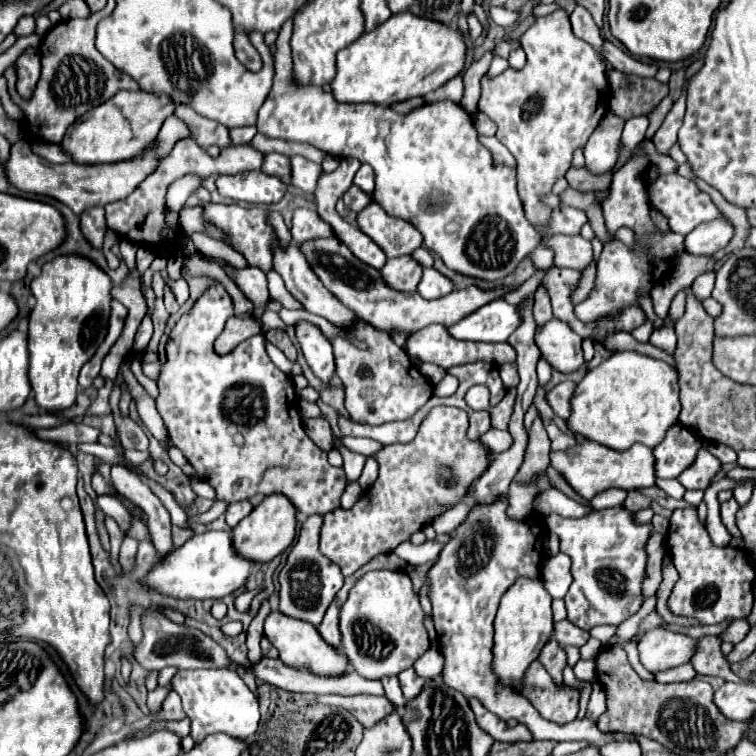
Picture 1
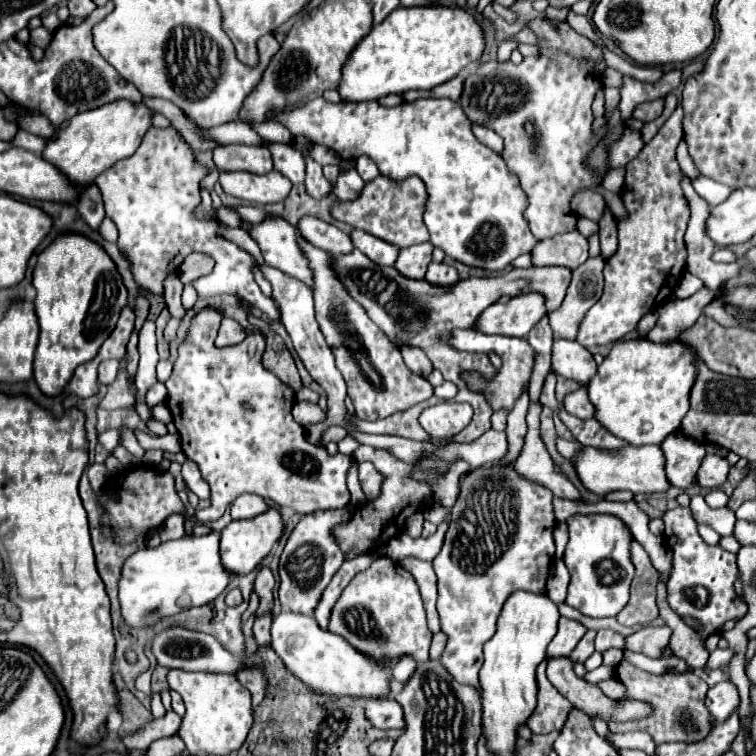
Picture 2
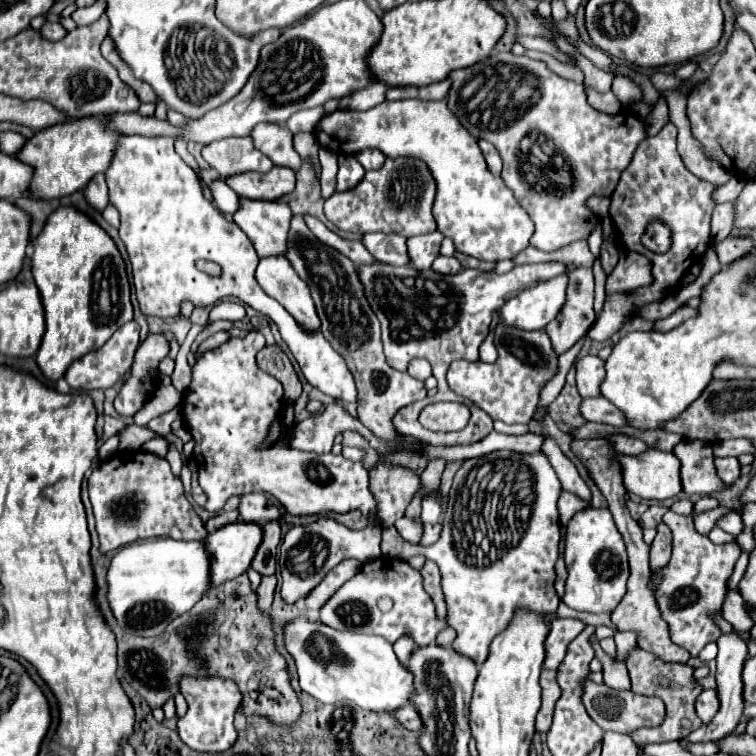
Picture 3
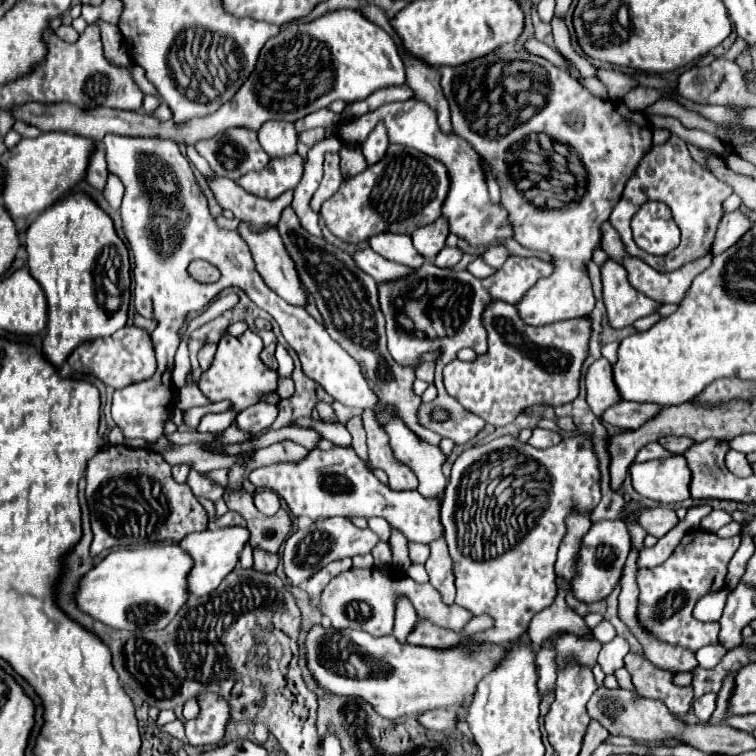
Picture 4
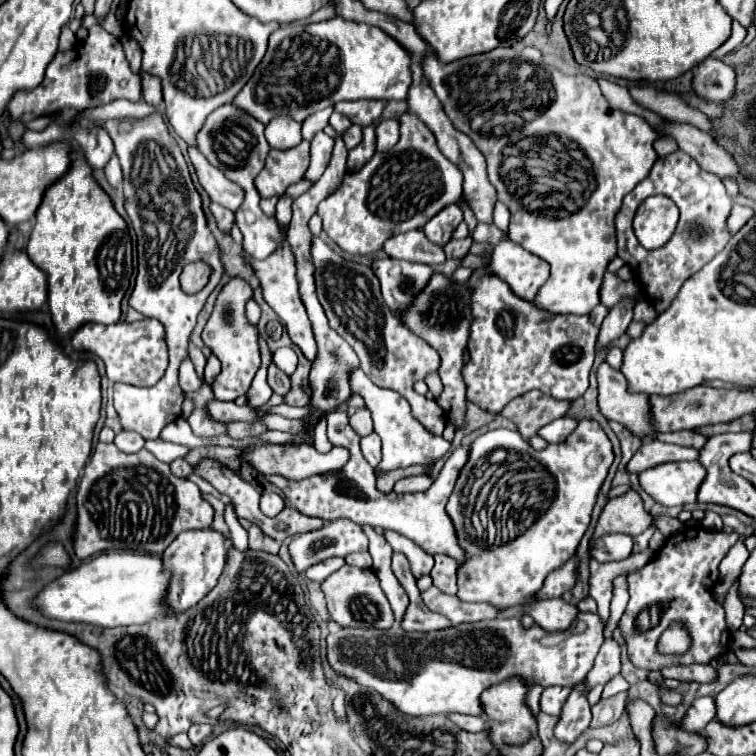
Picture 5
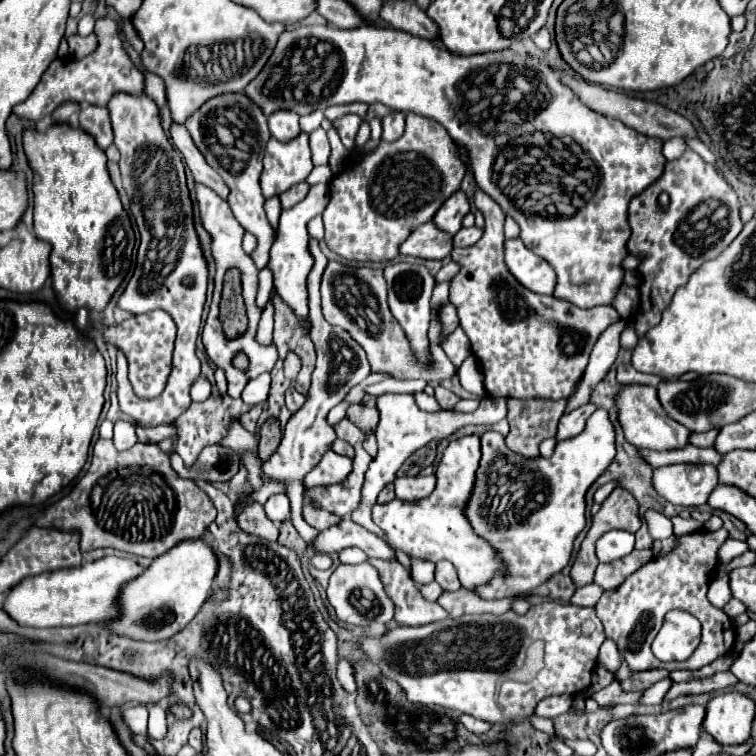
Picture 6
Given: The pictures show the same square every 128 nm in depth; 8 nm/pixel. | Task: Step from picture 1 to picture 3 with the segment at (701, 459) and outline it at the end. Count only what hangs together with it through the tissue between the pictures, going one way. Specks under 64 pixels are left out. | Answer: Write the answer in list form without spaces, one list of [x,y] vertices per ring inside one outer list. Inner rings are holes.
[[[716,458],[716,474],[720,476],[720,480],[724,480],[724,484],[732,484],[738,476],[740,476],[740,464],[736,458]]]

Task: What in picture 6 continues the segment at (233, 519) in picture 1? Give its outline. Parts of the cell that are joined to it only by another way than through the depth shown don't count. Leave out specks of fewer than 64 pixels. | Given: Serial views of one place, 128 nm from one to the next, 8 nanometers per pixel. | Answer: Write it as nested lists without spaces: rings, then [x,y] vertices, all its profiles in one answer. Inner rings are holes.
[[[276,494],[276,496],[270,496],[264,504],[264,510],[266,510],[266,516],[280,524],[284,522],[288,516],[290,516],[290,502],[288,502],[288,496],[284,494]]]

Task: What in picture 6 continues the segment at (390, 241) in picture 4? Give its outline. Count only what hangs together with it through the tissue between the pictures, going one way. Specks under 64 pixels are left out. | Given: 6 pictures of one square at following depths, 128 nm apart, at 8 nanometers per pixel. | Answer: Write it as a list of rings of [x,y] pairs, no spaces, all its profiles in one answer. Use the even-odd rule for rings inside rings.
[[[432,222],[416,228],[404,244],[400,244],[400,254],[416,256],[424,260],[444,260],[452,250],[452,236],[438,230]]]

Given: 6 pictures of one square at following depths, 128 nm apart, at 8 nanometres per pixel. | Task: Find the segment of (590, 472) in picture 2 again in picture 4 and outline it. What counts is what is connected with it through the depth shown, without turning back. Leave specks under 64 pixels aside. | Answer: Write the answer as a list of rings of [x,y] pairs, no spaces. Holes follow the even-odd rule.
[[[684,456],[634,462],[630,466],[634,490],[650,500],[672,504],[690,498],[690,470]]]

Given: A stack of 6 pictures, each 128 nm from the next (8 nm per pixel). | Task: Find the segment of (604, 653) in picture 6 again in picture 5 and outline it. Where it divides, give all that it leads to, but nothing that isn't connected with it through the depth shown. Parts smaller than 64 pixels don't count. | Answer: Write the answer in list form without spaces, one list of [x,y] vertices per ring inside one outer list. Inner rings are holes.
[[[620,575],[615,578],[613,585],[613,599],[611,612],[608,619],[608,628],[604,630],[604,636],[606,638],[610,638],[612,636],[612,632],[614,632],[614,628],[616,628],[616,624],[618,624],[623,609],[626,608],[626,605],[629,600],[628,588],[627,588],[627,576]]]

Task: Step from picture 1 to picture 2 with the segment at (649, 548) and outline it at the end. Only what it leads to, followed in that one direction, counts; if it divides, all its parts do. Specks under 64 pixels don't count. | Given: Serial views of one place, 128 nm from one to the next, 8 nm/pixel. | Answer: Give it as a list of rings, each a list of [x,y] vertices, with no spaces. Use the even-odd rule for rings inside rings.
[[[636,540],[632,542],[632,562],[636,566],[636,576],[632,580],[630,602],[616,616],[616,620],[624,626],[642,624],[642,622],[654,620],[658,616],[658,606],[656,606],[658,572],[650,564],[646,550]]]

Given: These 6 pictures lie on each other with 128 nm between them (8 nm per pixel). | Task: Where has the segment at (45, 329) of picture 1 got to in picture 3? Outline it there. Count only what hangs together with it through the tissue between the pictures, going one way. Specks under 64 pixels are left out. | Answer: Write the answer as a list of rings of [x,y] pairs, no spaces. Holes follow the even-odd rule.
[[[72,206],[52,212],[46,228],[34,240],[32,274],[46,312],[46,332],[36,362],[42,374],[56,382],[74,360],[100,348],[122,324],[132,320],[130,286],[112,238]]]

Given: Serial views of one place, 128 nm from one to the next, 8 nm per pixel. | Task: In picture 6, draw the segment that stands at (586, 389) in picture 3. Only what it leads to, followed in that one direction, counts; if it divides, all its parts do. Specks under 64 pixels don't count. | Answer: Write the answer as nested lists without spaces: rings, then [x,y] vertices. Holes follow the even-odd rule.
[[[624,384],[614,396],[618,408],[618,422],[624,430],[624,436],[636,448],[650,448],[650,450],[672,450],[684,448],[688,444],[690,430],[678,422],[672,422],[670,416],[664,412],[654,386],[642,384]]]

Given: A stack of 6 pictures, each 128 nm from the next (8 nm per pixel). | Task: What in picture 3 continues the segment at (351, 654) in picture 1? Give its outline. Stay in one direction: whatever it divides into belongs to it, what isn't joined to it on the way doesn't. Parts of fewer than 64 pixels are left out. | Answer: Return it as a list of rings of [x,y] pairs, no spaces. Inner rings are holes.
[[[378,558],[372,562],[366,562],[356,576],[352,576],[320,610],[320,622],[326,626],[332,626],[336,630],[350,630],[356,634],[368,634],[368,636],[382,636],[390,640],[392,644],[402,638],[410,636],[416,646],[428,646],[436,640],[438,632],[446,628],[446,620],[436,620],[434,604],[430,596],[422,588],[422,576],[418,570],[414,570],[408,562],[392,558]]]

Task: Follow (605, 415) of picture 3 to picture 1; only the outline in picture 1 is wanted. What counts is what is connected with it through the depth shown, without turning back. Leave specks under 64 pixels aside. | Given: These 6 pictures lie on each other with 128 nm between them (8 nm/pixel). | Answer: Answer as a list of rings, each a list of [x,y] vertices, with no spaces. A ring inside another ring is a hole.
[[[564,380],[560,382],[556,388],[546,392],[546,402],[548,406],[554,410],[556,416],[560,416],[562,420],[566,420],[570,416],[570,396],[572,390],[576,388],[576,384],[572,380]]]

